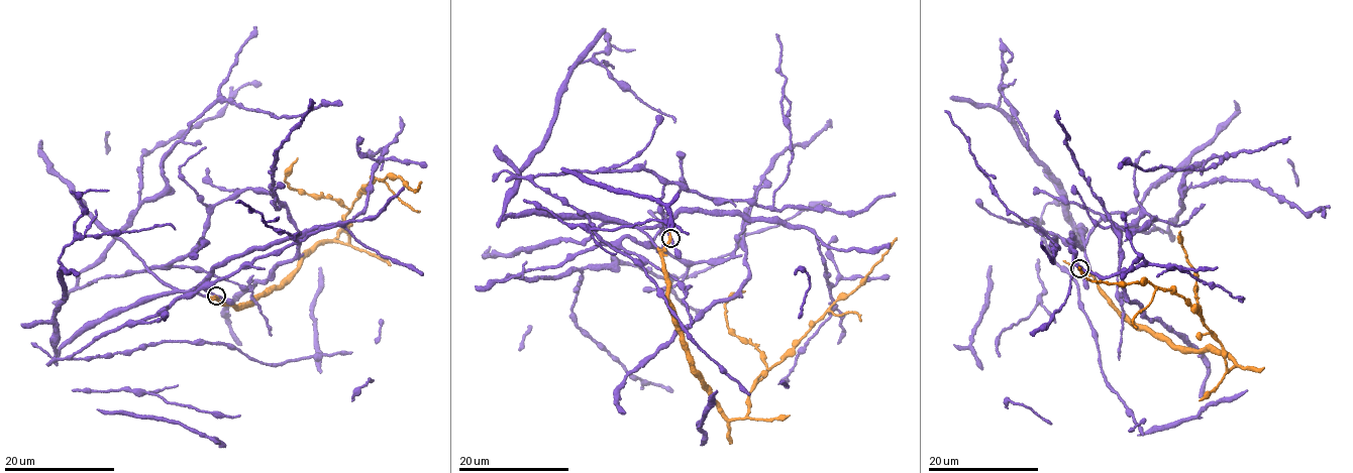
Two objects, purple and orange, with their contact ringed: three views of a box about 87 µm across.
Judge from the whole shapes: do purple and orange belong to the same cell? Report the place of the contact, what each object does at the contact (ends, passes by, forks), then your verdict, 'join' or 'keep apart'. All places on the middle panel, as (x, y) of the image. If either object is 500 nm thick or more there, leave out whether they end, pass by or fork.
at (670, 238); purple passes by; orange passes by; join

